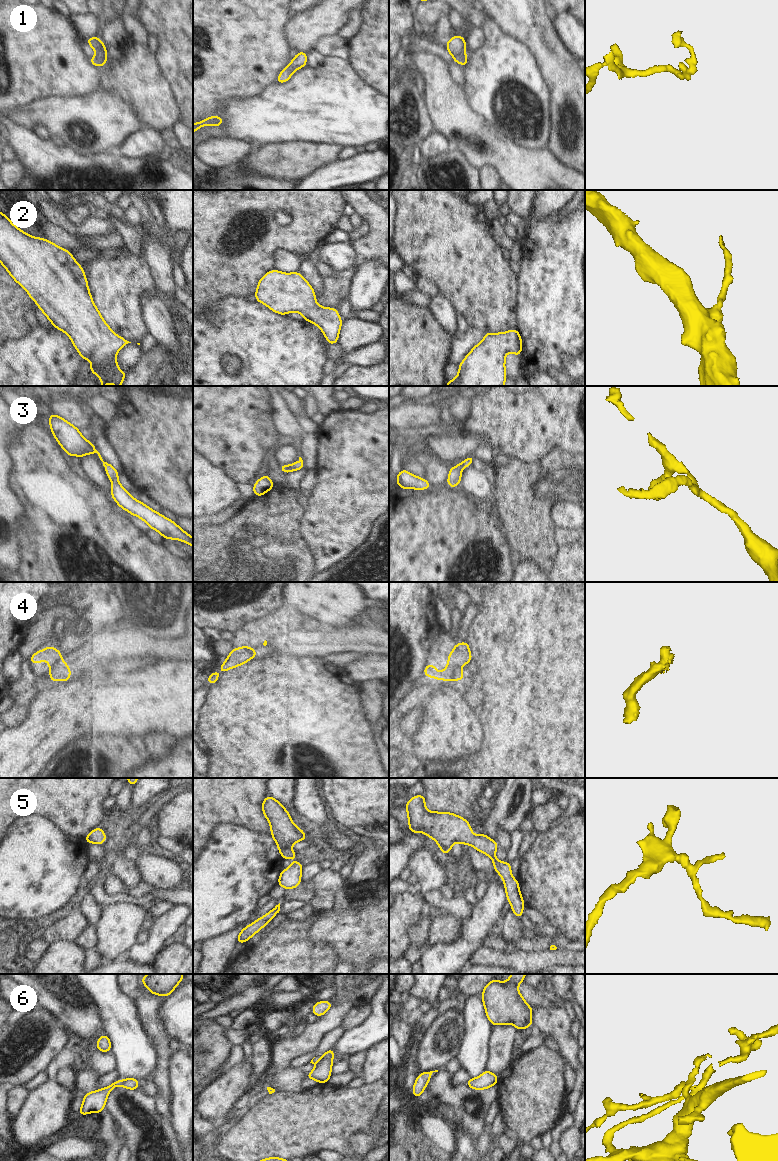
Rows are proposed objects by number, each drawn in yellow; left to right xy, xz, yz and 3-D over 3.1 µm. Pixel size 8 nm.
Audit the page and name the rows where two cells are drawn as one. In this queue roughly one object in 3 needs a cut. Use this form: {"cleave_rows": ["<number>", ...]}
{"cleave_rows": ["6"]}

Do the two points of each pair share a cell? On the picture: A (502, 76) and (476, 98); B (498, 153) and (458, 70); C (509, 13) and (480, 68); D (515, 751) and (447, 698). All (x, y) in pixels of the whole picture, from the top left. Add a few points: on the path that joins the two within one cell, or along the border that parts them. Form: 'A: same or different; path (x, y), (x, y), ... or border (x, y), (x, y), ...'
A: same; path (496, 82), (482, 95)
B: different; border (448, 72), (452, 80), (464, 90)
C: different; border (491, 17), (506, 34), (520, 42)
D: different; border (468, 705), (481, 724), (483, 738)

